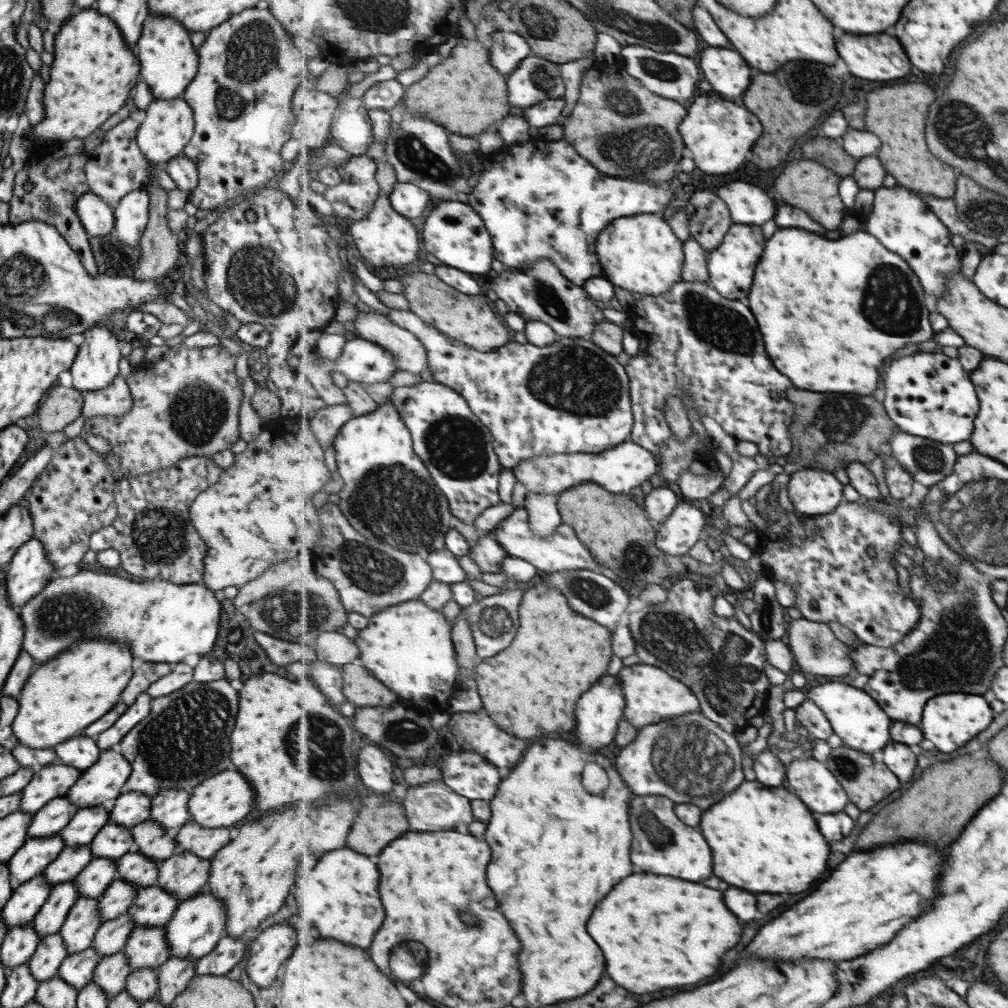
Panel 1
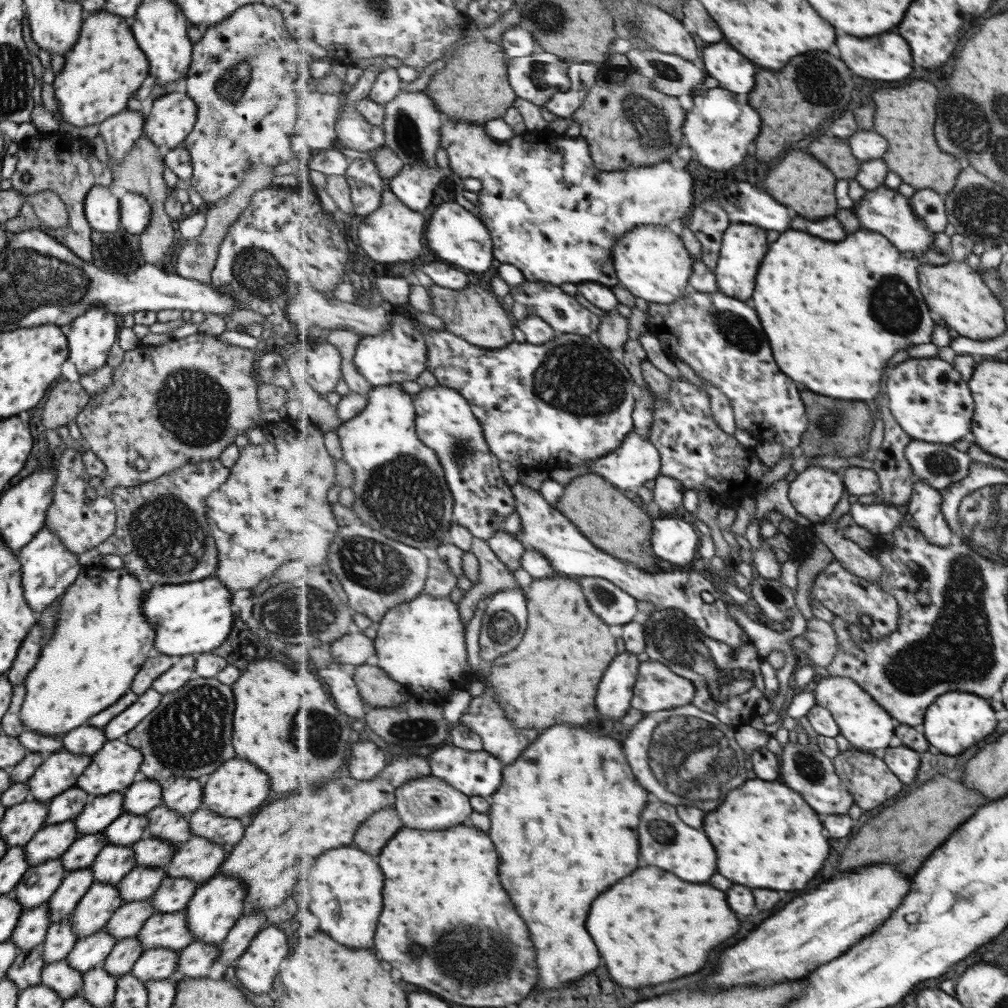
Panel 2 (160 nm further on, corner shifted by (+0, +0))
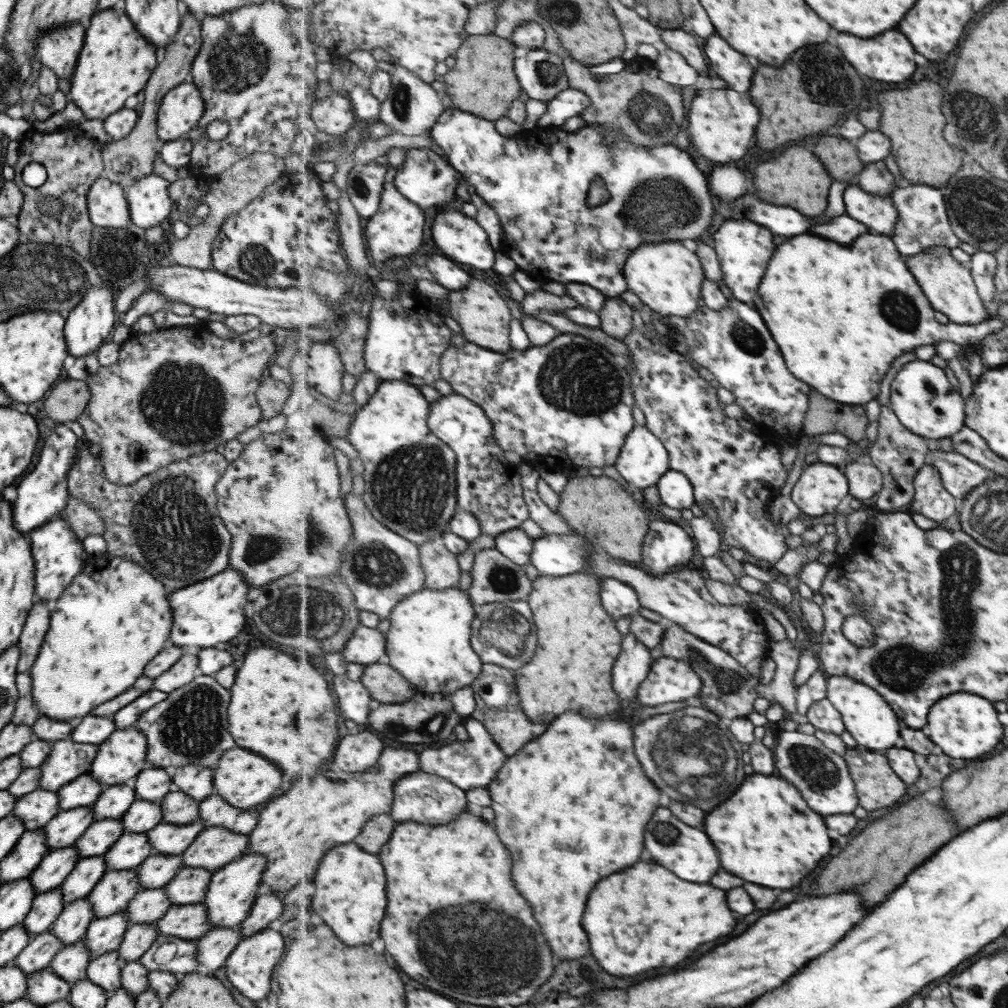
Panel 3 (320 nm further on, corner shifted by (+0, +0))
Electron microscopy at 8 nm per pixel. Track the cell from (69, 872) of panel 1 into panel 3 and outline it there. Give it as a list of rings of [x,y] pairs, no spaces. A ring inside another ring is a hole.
[[[119,819],[93,821],[85,832],[74,842],[80,858],[103,855],[122,835],[122,822]]]

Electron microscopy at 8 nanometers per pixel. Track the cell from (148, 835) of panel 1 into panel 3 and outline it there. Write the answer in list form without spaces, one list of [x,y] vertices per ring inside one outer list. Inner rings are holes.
[[[172,788],[159,803],[163,823],[184,825],[198,818],[198,802],[177,788]]]

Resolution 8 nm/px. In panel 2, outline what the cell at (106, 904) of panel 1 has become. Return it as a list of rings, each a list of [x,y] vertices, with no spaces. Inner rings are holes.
[[[133,867],[117,883],[119,900],[127,904],[149,899],[165,877],[162,867]]]

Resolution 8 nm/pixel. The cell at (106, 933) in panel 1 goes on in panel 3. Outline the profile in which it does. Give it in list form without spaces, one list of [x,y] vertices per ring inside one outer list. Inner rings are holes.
[[[164,887],[140,889],[127,904],[128,926],[159,920],[170,907]]]

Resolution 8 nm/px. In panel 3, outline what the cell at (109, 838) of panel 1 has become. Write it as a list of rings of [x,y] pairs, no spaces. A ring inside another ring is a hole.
[[[136,798],[119,820],[123,825],[123,833],[146,833],[162,822],[160,803]]]

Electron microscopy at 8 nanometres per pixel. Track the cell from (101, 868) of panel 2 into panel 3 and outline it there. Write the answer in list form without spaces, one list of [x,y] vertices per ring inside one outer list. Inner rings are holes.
[[[140,832],[122,833],[103,856],[108,871],[137,868],[150,854],[153,854],[153,850],[147,833]]]

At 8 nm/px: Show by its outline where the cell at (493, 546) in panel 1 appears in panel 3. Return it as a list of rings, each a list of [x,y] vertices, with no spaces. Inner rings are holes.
[[[519,528],[502,532],[496,536],[496,547],[517,564],[526,565],[532,562],[532,552],[536,541],[528,532]]]

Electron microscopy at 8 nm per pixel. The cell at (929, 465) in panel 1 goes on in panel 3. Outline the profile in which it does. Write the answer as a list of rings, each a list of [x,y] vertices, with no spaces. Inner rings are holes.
[[[930,450],[927,463],[934,464],[940,470],[944,485],[958,501],[963,500],[970,490],[979,486],[986,478],[997,476],[995,472],[954,450]]]

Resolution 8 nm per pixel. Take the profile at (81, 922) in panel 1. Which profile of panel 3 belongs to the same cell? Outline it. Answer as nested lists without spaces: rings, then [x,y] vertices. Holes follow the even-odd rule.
[[[137,868],[106,870],[99,882],[92,886],[86,901],[93,911],[93,919],[125,911],[134,894],[140,891]]]

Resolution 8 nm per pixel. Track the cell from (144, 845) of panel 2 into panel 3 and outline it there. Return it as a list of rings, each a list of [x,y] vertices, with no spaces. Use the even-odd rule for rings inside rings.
[[[199,818],[184,825],[161,822],[146,832],[147,840],[153,854],[181,855],[203,828],[203,821]]]

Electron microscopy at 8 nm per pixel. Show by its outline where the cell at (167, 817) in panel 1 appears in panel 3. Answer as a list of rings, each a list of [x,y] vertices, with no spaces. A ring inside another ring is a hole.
[[[195,764],[177,768],[170,778],[172,788],[177,788],[191,797],[195,802],[201,802],[208,794],[214,792],[212,770],[199,768]]]

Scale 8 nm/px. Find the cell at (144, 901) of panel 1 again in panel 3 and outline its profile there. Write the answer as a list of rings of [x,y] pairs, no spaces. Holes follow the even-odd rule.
[[[182,867],[164,886],[170,905],[187,906],[203,903],[213,872],[197,867]]]

